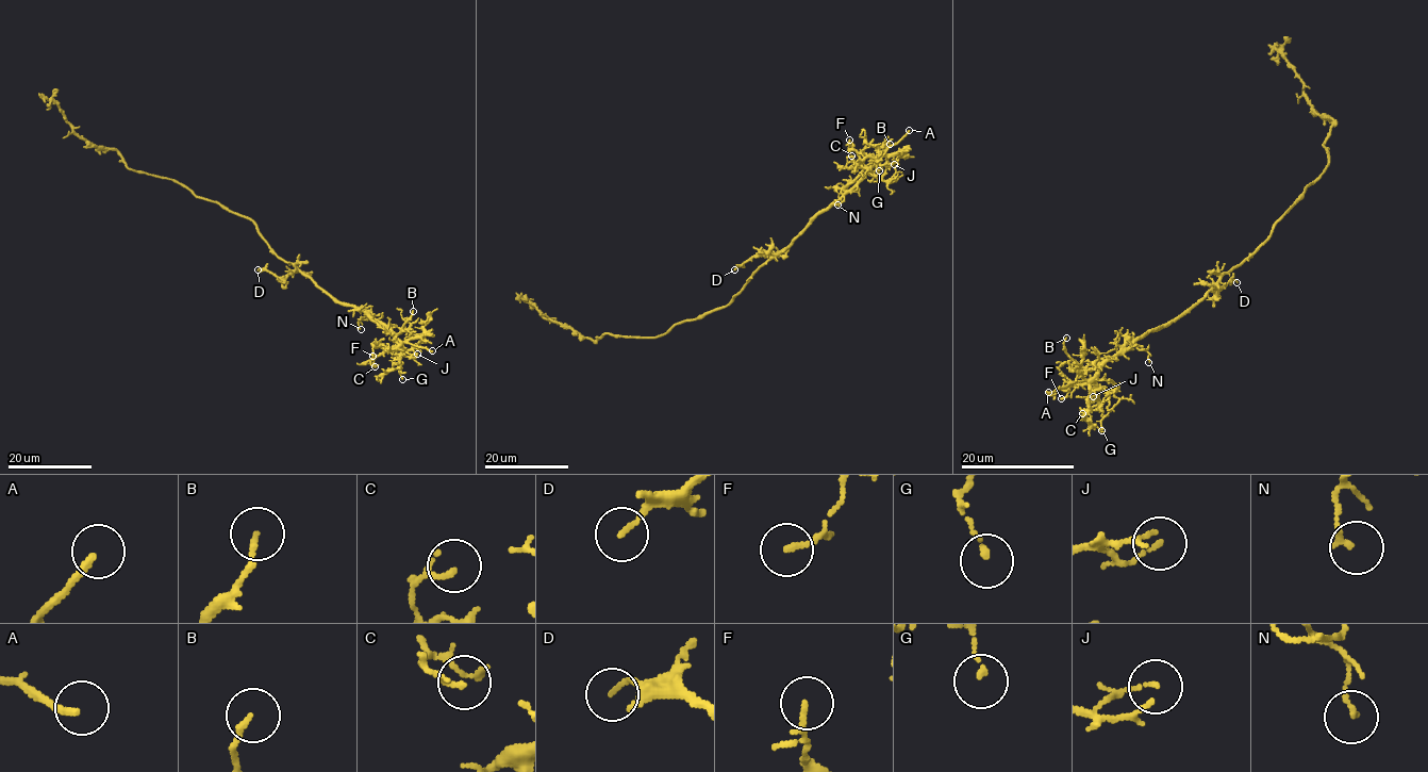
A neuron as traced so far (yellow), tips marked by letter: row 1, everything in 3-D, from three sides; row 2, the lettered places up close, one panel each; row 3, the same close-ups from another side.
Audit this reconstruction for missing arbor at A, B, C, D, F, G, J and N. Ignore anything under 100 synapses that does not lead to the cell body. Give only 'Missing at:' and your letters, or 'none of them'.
Missing at: A

